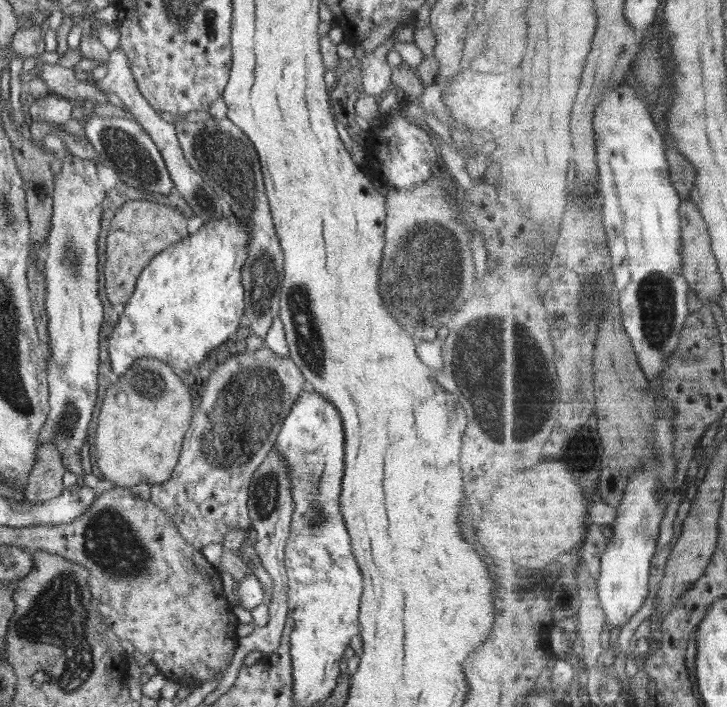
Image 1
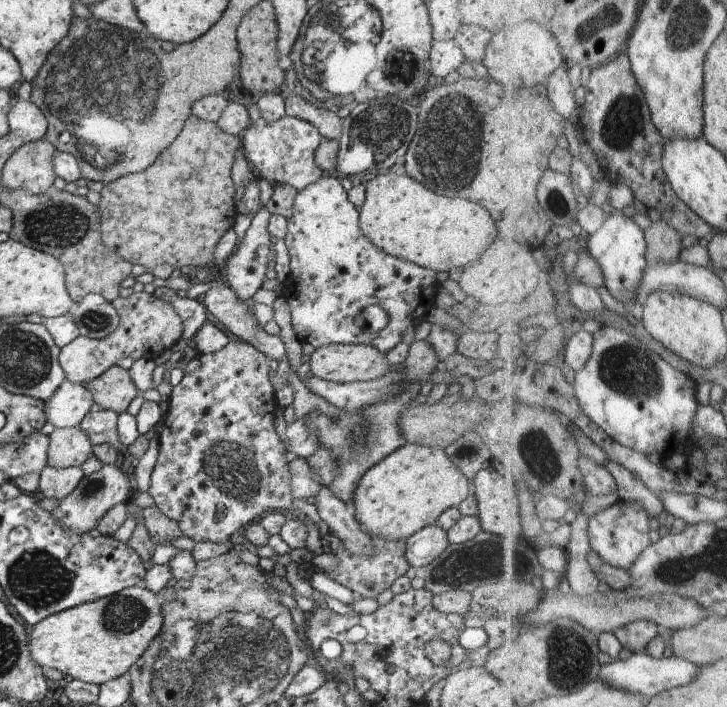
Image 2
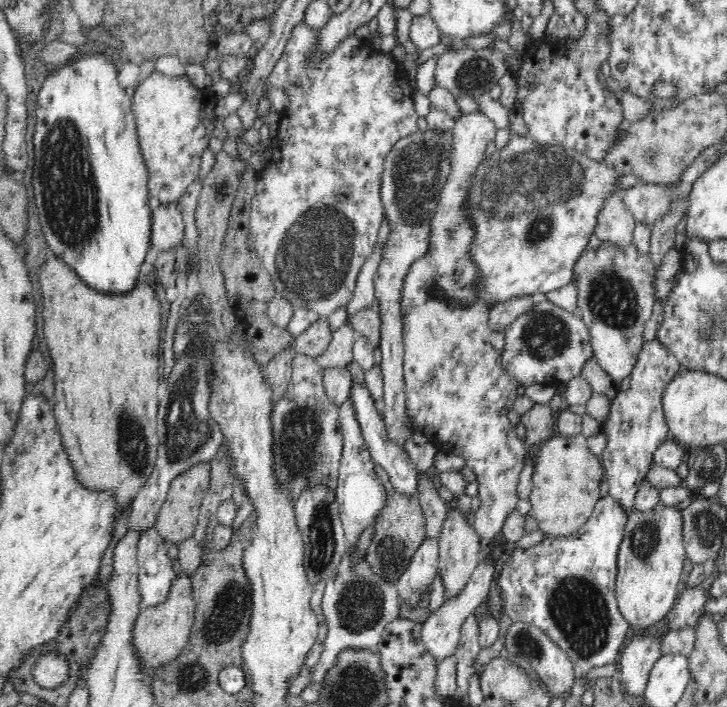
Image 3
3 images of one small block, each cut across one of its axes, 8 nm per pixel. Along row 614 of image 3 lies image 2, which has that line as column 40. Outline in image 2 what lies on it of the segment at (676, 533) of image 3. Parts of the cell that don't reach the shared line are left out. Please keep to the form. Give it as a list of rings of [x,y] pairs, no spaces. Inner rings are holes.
[[[134,585],[116,594],[82,603],[41,620],[29,634],[29,649],[31,657],[41,667],[56,668],[64,675],[70,674],[74,679],[101,685],[128,672],[161,632],[162,620],[161,605],[156,594],[148,588]]]

